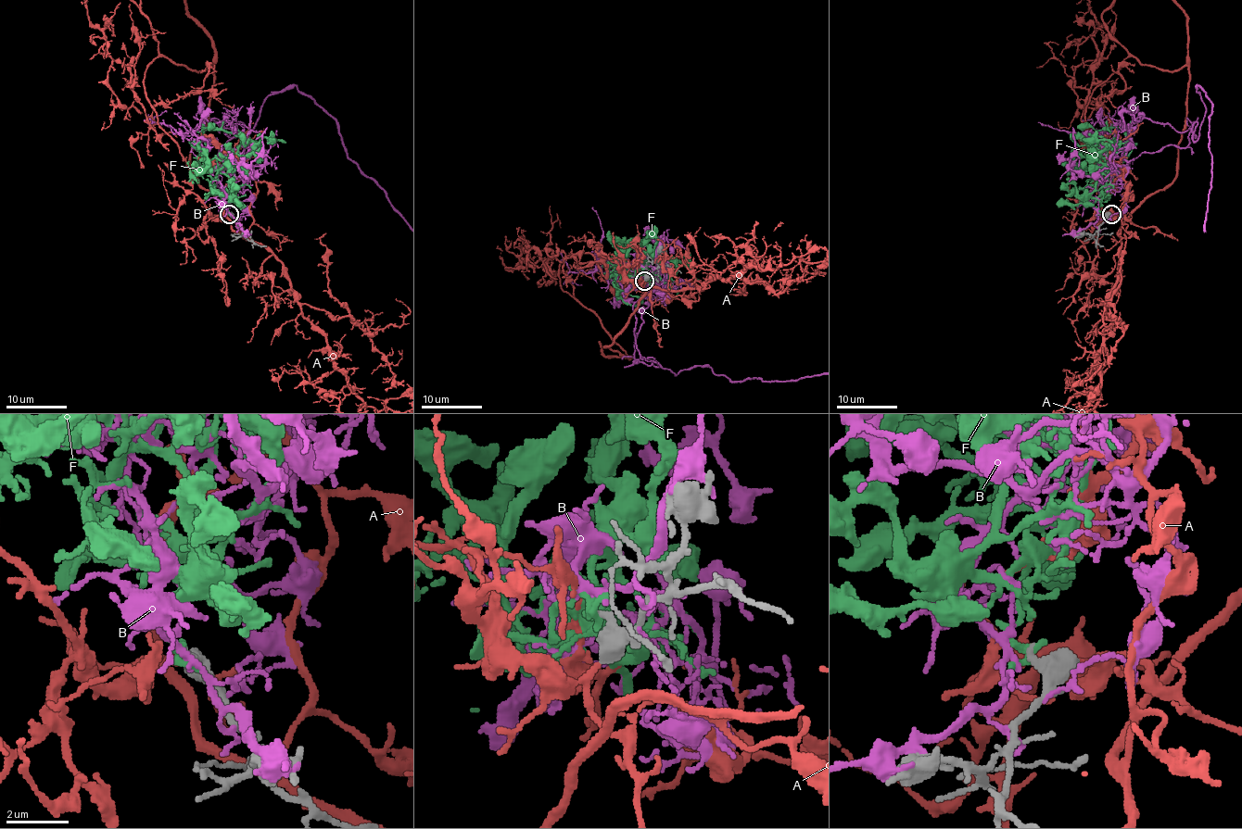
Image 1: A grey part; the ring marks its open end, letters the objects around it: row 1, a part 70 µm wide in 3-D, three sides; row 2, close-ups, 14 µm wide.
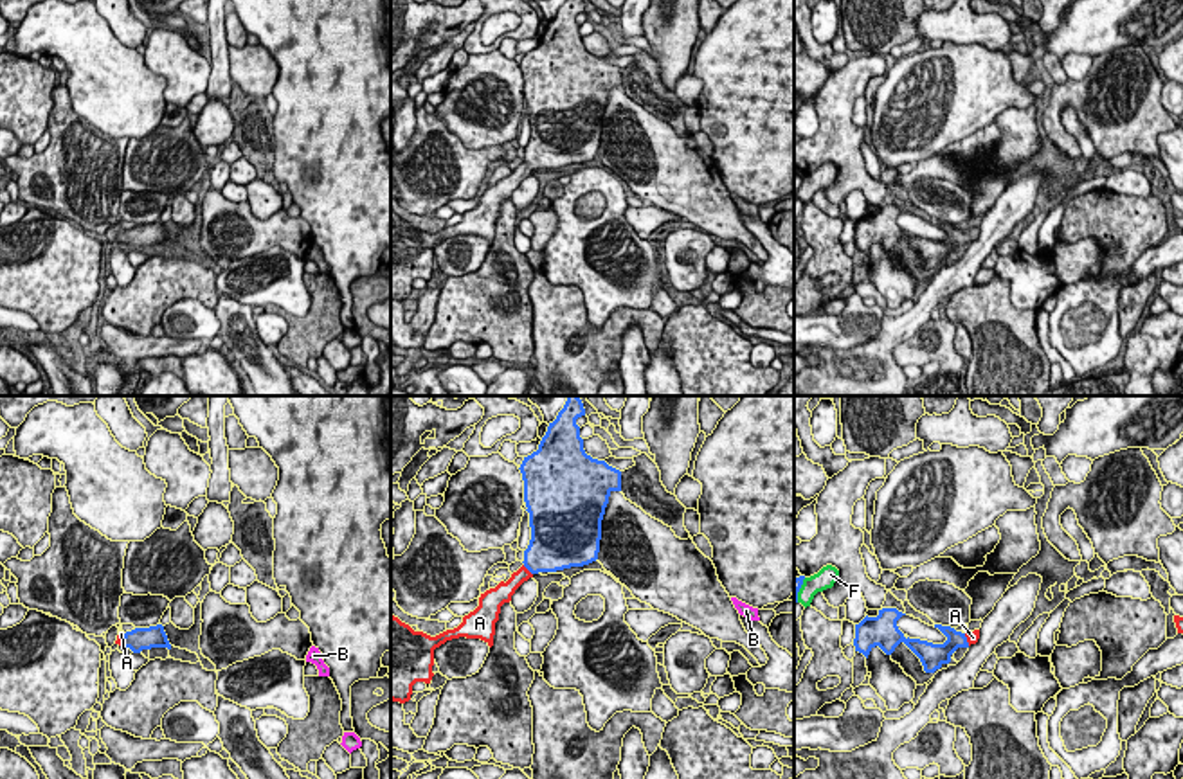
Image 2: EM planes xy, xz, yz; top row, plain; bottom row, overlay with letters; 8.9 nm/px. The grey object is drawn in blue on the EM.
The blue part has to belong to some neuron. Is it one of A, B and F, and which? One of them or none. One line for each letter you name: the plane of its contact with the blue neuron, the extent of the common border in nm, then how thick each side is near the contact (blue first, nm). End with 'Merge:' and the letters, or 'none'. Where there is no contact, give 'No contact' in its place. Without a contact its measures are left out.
A: Touches blue in xz. Shared border 130 nm. Thickness 380 nm (blue) against 130 nm
Merge: A

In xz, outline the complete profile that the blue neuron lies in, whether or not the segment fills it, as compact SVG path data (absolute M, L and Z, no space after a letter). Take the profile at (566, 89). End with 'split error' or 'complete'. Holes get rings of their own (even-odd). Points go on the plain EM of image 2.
M565 0L549 20L538 47L524 54L520 70L531 137L524 162L504 180L486 187L463 219L436 234L414 228L391 210L391 297L411 297L416 279L430 281L434 246L466 234L493 243L501 203L538 169L583 164L598 157L601 117L612 88L621 88L621 68L583 47L576 16L583 0Z | split error

